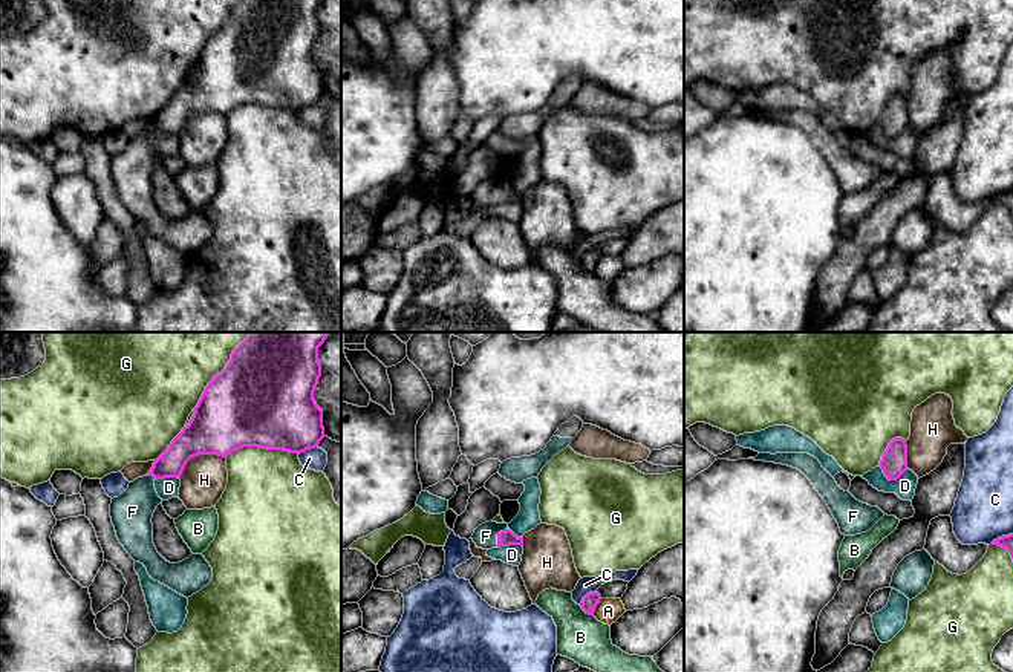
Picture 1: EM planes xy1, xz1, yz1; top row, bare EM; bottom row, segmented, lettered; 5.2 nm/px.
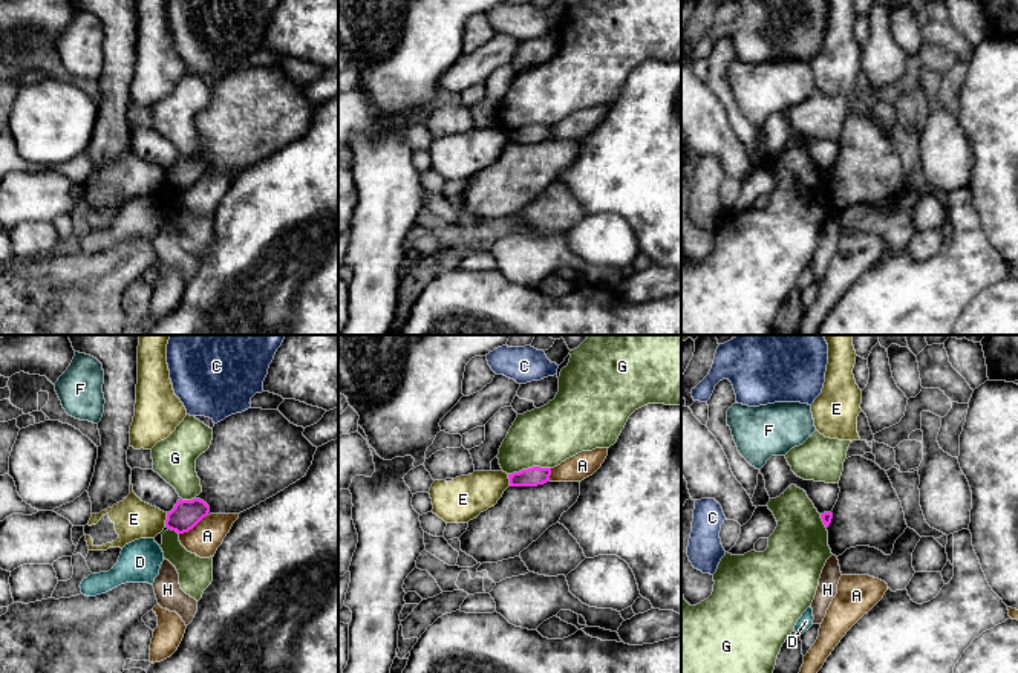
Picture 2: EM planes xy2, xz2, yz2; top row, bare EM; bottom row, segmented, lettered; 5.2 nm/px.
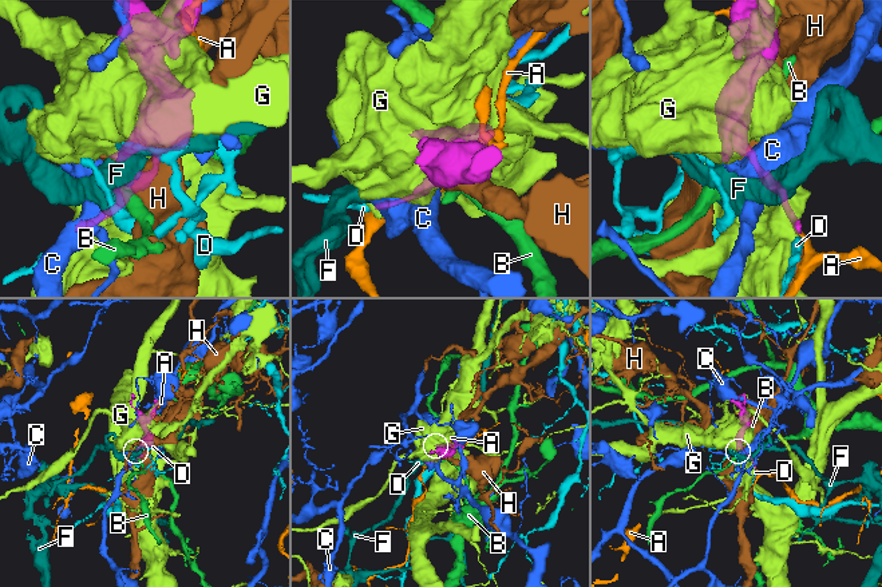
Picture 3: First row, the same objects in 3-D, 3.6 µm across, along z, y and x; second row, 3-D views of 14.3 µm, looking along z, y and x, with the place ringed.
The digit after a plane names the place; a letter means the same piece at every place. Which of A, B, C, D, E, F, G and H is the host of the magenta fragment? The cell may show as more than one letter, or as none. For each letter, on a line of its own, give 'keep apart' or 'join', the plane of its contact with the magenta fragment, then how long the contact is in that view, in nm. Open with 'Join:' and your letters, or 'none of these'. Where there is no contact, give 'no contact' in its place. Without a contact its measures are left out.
Join: F
A: keep apart | xy2 | 190 nm
B: keep apart | xz1 | 100 nm
C: keep apart | yz1 | 130 nm
D: keep apart | yz1 | 160 nm
E: keep apart | xy2 | 70 nm
F: join | xz1 | 120 nm
G: keep apart | xy1 | 400 nm
H: keep apart | xy1 | 280 nm

